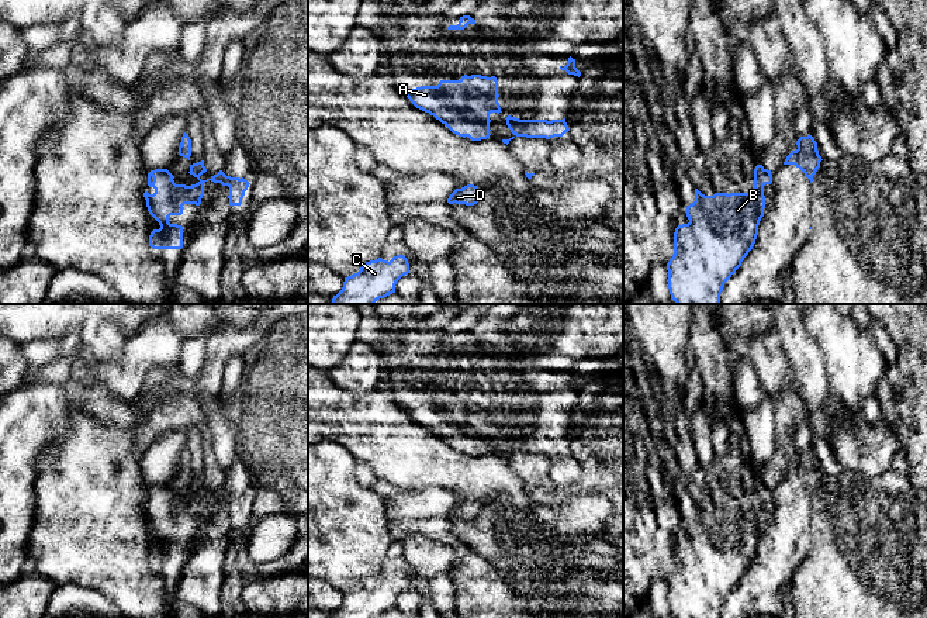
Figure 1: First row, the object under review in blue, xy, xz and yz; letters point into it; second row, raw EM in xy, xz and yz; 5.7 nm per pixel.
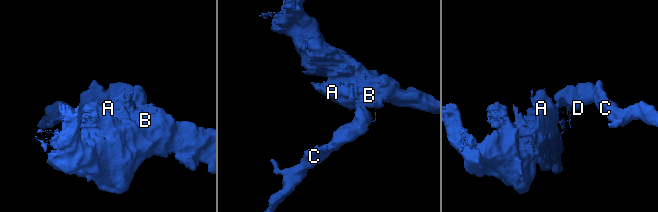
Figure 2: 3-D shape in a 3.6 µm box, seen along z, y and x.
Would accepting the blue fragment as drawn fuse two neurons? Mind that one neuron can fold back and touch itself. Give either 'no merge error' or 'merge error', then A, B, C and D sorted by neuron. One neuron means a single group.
merge error; A B / C D

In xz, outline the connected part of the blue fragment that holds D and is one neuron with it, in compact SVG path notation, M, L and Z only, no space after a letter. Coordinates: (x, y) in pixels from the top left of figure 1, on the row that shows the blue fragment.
M474 184L456 189L447 198L449 204L474 206L481 200L481 190Z

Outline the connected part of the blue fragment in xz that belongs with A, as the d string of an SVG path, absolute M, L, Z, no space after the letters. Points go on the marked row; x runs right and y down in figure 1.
M464 75L460 80L440 80L437 86L407 89L402 94L453 134L471 141L490 138L490 114L502 113L495 76Z

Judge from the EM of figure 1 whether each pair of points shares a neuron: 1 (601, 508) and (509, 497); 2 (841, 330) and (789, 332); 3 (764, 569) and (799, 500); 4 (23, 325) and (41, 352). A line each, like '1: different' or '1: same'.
1: same
2: different
3: same
4: different

